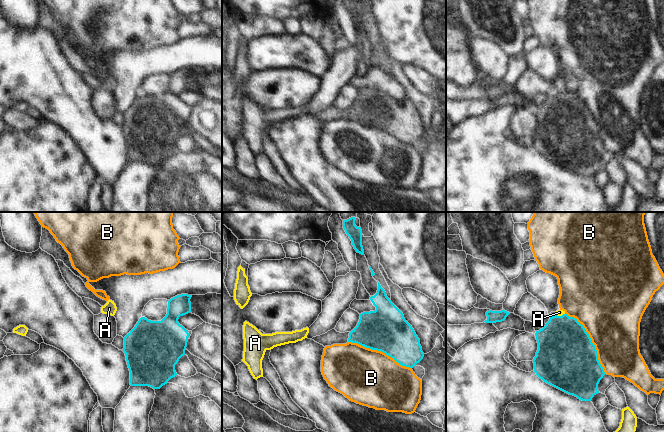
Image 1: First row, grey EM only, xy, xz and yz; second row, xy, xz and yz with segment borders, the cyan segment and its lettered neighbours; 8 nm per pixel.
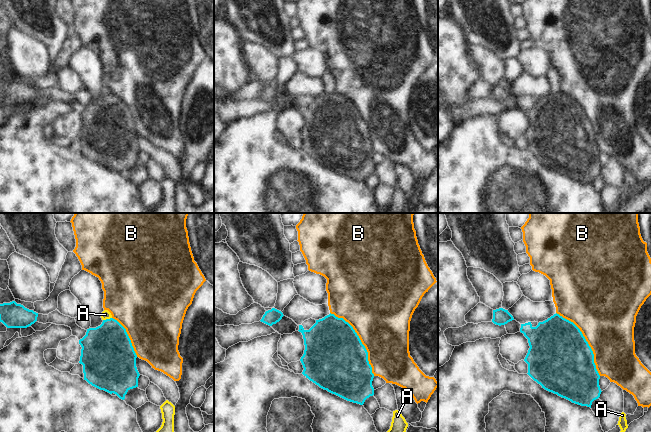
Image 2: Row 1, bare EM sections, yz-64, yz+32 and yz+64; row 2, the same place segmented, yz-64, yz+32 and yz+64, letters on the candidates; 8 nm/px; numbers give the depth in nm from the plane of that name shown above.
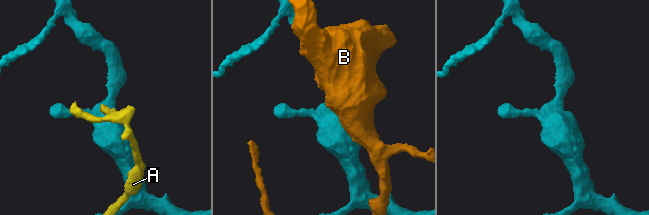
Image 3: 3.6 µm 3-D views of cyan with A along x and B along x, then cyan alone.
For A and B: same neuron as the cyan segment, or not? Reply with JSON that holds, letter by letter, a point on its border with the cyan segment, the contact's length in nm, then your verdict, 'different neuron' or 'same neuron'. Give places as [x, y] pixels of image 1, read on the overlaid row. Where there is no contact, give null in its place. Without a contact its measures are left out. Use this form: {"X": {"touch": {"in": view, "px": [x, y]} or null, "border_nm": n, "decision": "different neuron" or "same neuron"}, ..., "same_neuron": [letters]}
{"A": {"touch": {"in": "yz", "px": [560, 316]}, "border_nm": 90, "decision": "different neuron"}, "B": {"touch": {"in": "yz", "px": [591, 341]}, "border_nm": 600, "decision": "different neuron"}, "same_neuron": []}

